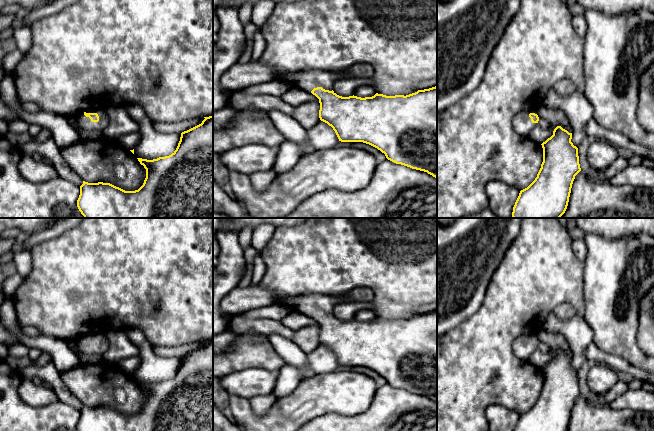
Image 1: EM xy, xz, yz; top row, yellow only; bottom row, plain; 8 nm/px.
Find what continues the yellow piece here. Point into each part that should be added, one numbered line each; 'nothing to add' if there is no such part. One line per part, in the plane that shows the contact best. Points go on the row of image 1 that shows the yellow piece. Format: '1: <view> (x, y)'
1: xy (83, 123)

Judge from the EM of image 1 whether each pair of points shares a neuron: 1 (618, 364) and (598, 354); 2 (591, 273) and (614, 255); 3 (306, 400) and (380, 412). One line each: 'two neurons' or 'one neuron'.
1: one neuron
2: one neuron
3: two neurons

